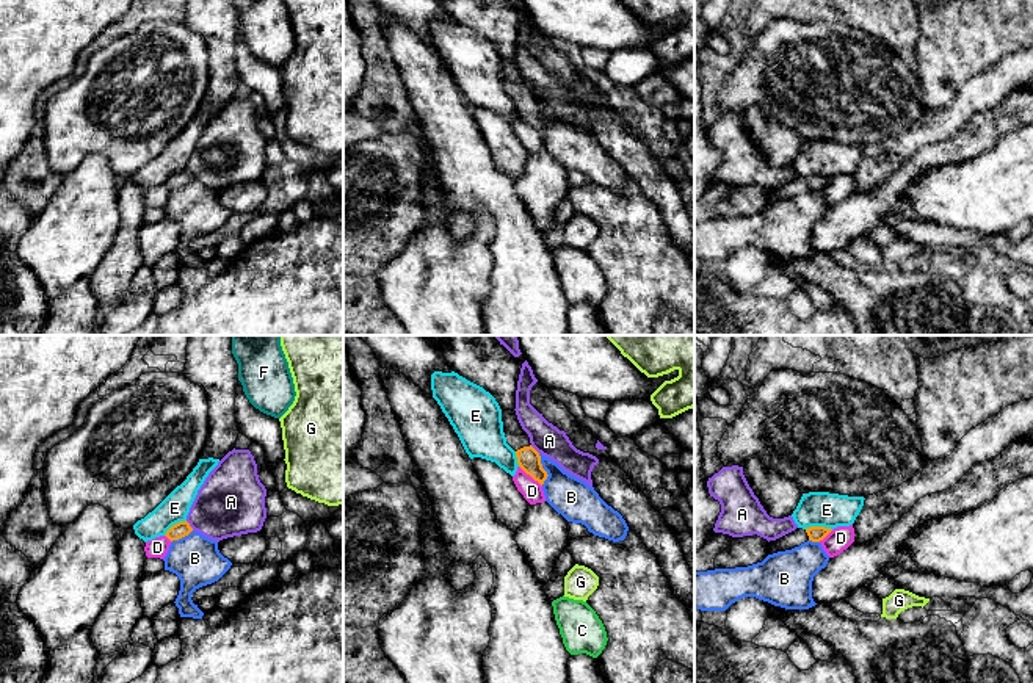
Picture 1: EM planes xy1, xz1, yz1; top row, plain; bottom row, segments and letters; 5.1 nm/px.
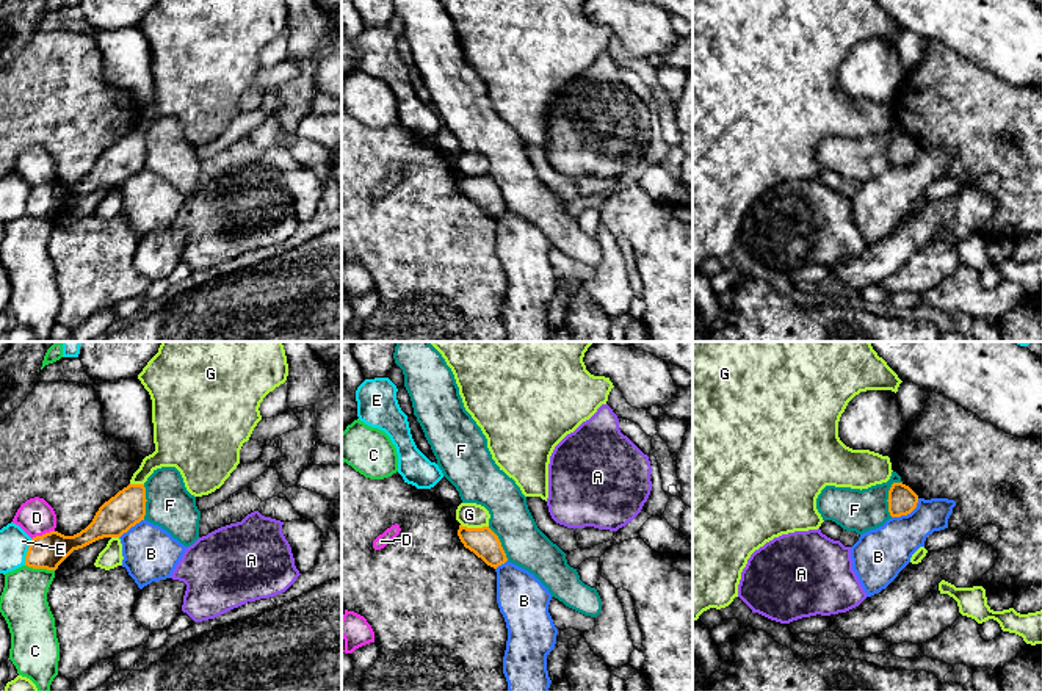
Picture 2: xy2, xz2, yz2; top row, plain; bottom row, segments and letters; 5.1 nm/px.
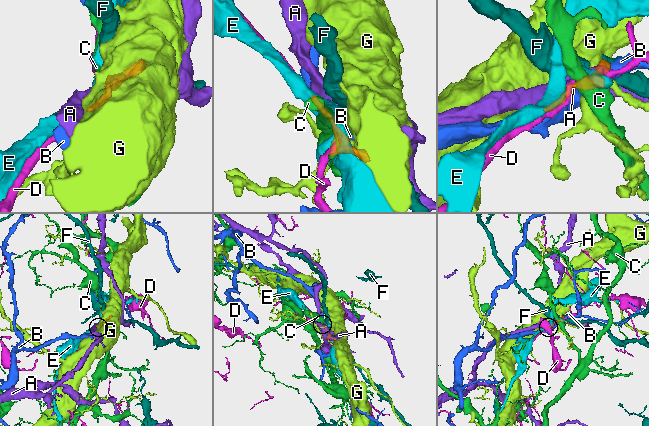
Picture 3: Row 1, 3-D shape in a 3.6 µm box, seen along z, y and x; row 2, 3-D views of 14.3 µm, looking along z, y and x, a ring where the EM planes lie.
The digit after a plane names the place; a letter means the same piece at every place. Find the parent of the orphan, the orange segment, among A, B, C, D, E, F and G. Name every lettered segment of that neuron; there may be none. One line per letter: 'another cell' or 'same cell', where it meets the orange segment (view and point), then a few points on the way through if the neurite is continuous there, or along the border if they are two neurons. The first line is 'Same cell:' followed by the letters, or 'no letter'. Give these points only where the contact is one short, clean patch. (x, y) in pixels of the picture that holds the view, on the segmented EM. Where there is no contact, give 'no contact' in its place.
Same cell: no letter
A: another cell; contact xy1 (188, 525)
B: another cell; contact yz2 (908, 513)
C: another cell; contact xy2 (39, 567); border xy2 (25, 564), (35, 569), (54, 571)
D: another cell; contact xz1 (530, 475)
E: another cell; contact yz1 (819, 527)
F: another cell; contact yz2 (889, 495); border yz2 (901, 481), (895, 481), (889, 491), (887, 511), (892, 516)
G: another cell; contact xz2 (475, 528)

